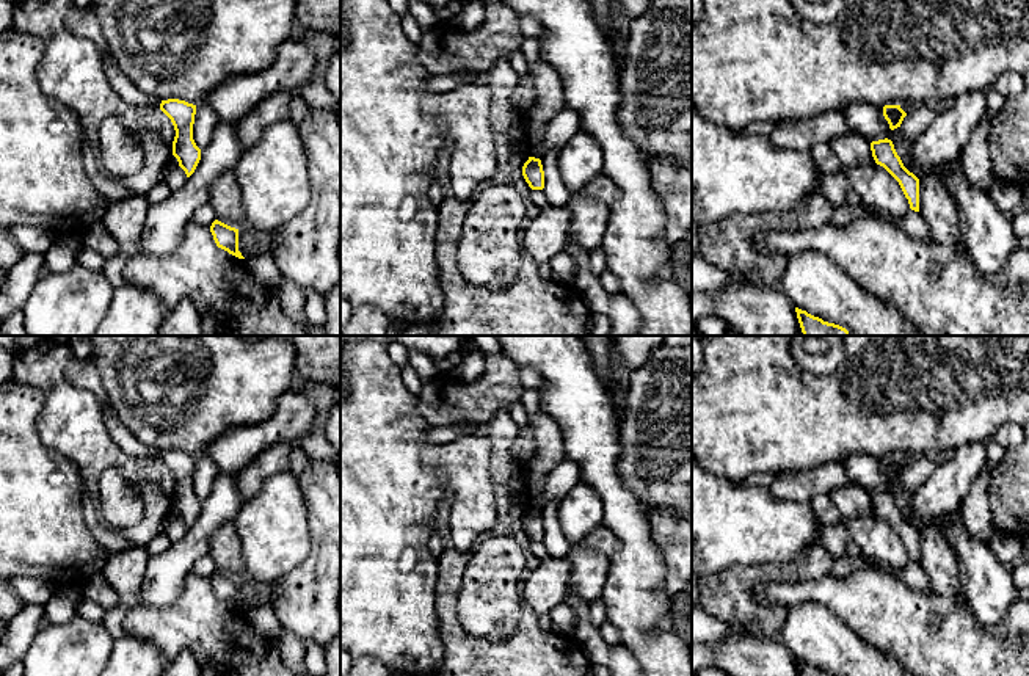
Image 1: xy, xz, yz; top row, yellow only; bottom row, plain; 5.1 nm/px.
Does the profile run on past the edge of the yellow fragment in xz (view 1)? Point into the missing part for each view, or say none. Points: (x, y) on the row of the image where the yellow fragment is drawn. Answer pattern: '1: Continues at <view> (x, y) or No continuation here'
1: No continuation here

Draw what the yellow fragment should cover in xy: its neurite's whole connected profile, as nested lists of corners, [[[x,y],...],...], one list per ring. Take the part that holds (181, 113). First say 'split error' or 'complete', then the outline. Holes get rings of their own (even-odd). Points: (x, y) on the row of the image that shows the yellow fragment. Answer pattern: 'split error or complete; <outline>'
complete; [[[168,99],[162,100],[160,110],[171,119],[176,130],[173,155],[187,177],[190,177],[201,160],[201,149],[193,140],[196,105],[179,99]]]

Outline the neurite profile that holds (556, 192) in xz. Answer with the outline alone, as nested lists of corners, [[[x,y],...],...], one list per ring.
[[[552,149],[541,158],[541,165],[544,171],[543,191],[549,201],[549,205],[555,205],[555,207],[566,205],[573,194],[563,184],[558,169],[558,152],[560,152],[558,149]]]

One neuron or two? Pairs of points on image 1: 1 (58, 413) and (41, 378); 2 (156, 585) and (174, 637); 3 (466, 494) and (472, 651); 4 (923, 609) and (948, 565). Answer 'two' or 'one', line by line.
1: one
2: two
3: two
4: two

